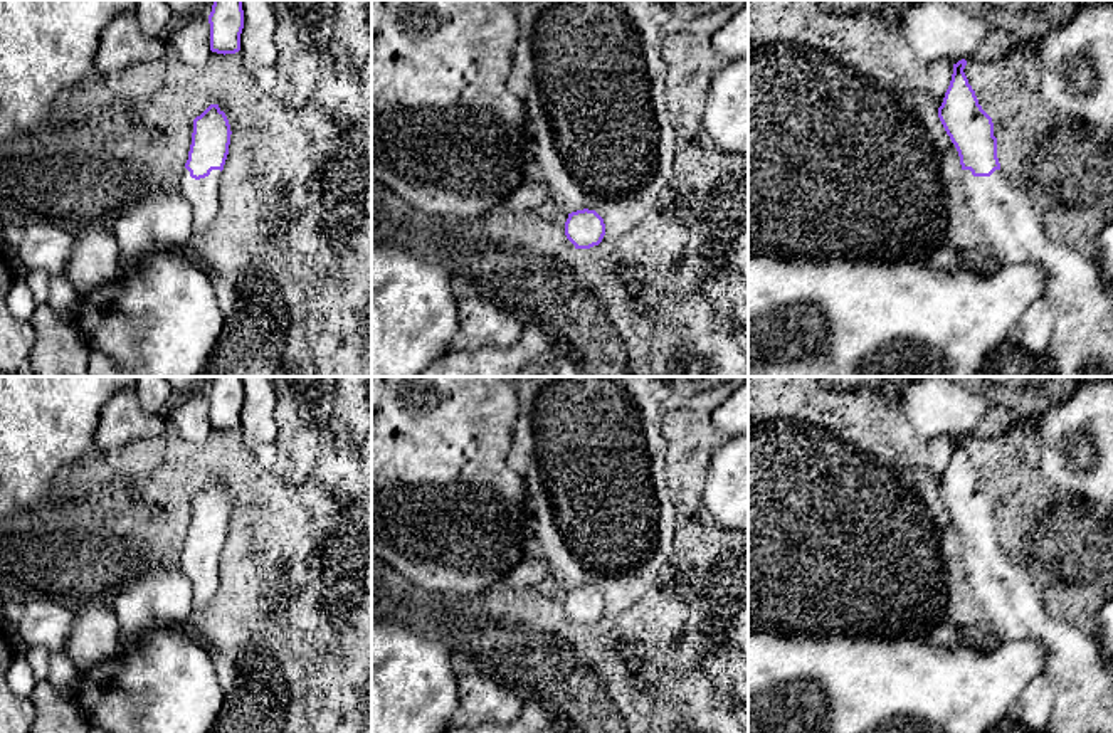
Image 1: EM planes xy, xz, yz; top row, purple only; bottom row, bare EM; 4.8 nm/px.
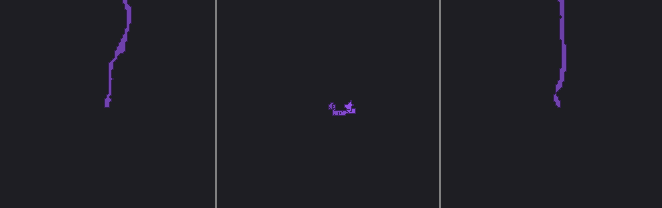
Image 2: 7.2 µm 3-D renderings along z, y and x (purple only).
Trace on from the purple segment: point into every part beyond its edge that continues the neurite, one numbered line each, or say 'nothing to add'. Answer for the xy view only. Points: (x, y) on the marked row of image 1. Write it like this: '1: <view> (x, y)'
1: xy (202, 194)

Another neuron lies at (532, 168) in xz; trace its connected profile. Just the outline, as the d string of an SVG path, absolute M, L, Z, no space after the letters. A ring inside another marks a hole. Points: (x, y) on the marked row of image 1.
M530 119L525 129L525 136L526 136L526 150L525 150L525 158L523 158L525 182L546 183L545 175L536 158L535 133L533 133L533 126Z

